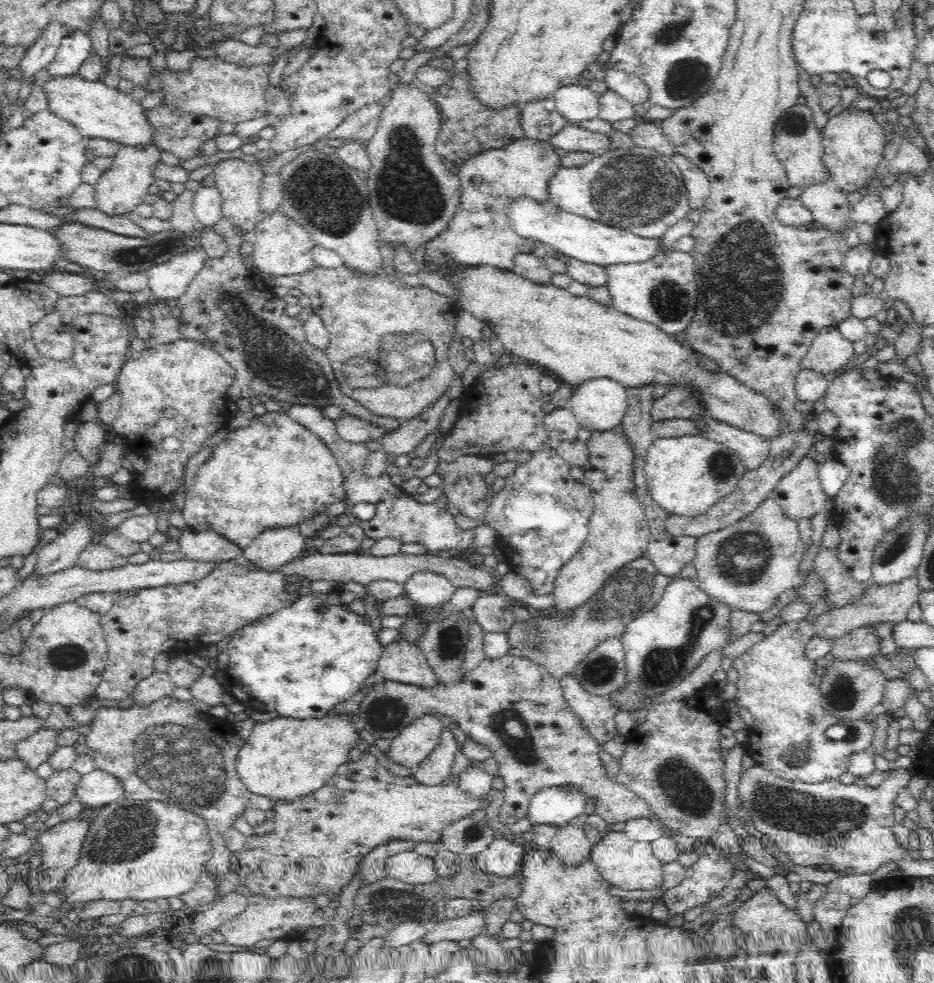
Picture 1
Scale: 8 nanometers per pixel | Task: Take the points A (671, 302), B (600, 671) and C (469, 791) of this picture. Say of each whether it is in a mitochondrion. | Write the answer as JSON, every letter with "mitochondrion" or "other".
{"A":"mitochondrion","B":"mitochondrion","C":"other"}

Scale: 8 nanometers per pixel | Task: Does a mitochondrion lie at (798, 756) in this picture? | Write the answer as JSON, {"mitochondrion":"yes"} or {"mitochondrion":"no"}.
{"mitochondrion":"yes"}

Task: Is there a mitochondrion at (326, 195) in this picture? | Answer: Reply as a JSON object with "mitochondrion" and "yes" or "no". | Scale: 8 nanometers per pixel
{"mitochondrion":"yes"}

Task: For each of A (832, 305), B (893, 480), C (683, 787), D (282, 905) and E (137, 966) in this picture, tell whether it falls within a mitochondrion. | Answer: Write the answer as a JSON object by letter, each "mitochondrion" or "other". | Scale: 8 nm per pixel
{"A":"other","B":"mitochondrion","C":"mitochondrion","D":"other","E":"mitochondrion"}

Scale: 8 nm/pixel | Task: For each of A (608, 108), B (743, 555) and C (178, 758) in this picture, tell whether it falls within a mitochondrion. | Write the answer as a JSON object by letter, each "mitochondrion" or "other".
{"A":"other","B":"mitochondrion","C":"mitochondrion"}

